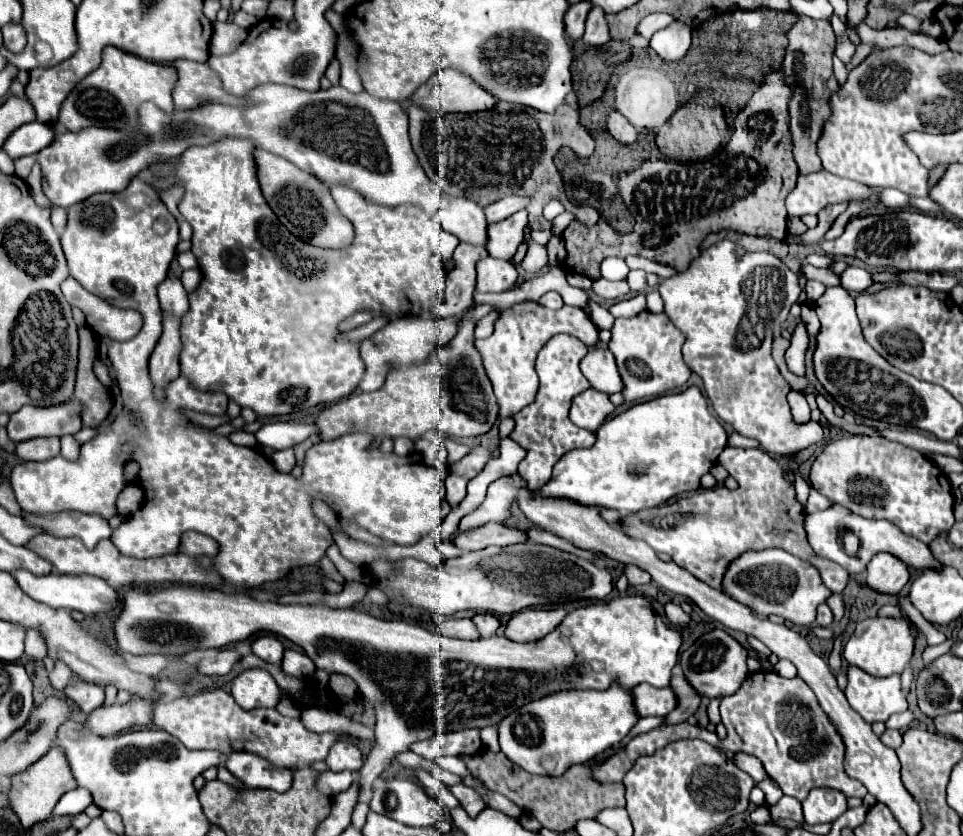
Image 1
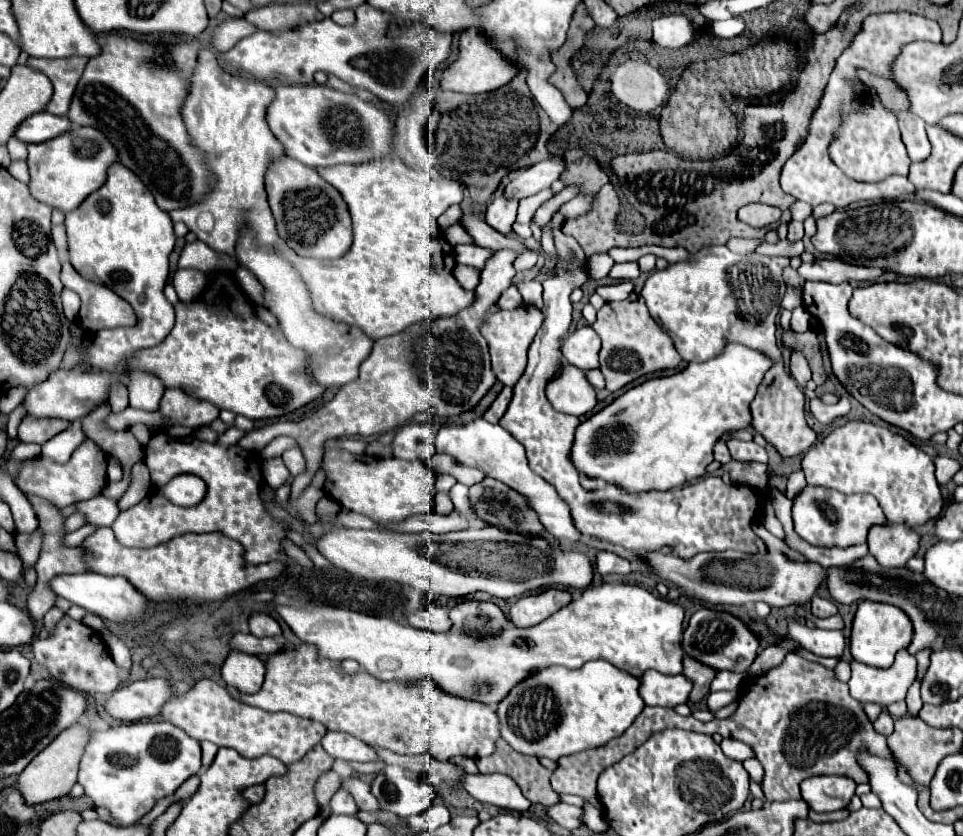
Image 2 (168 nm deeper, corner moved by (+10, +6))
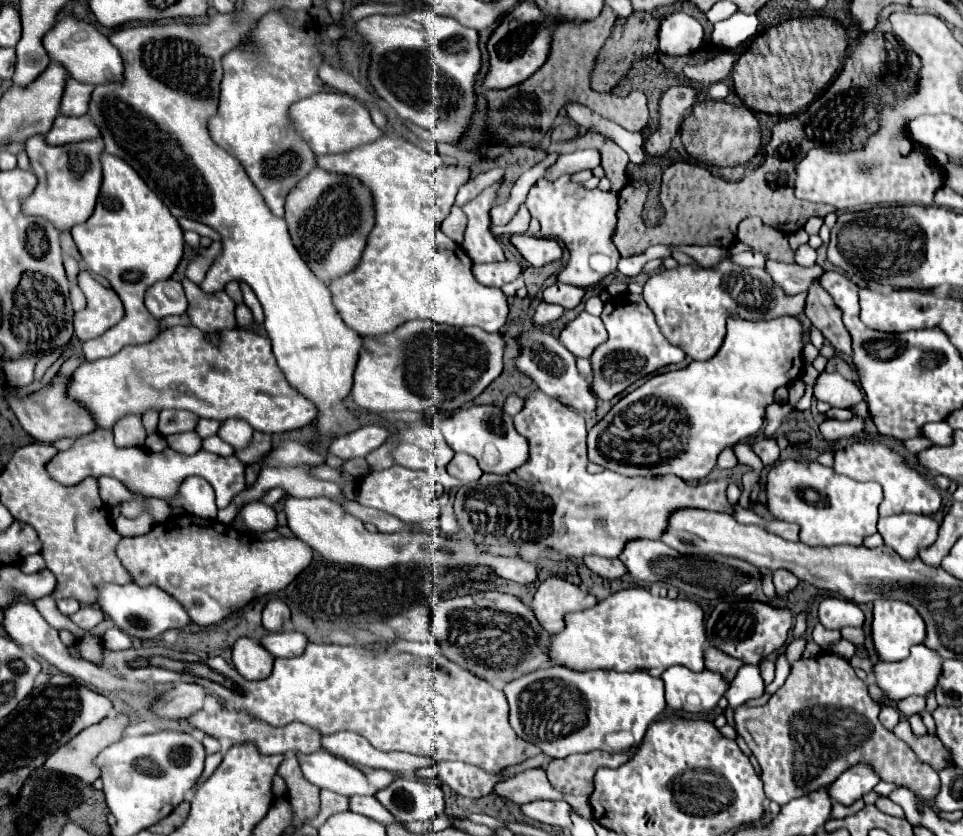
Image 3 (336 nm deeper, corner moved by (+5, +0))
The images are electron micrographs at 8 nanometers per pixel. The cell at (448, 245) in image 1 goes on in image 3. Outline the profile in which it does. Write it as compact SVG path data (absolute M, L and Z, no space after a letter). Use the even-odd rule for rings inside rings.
M498 166L498 168L492 168L492 170L484 172L484 174L478 174L476 178L470 178L470 180L460 188L460 192L458 192L458 196L456 196L456 204L464 206L468 200L476 198L486 186L494 184L500 176L502 176L502 168Z

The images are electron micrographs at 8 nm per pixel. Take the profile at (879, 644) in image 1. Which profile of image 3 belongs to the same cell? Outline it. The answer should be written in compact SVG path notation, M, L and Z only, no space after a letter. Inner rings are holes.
M880 598L874 602L872 638L882 660L904 660L914 644L924 642L926 624L908 602Z

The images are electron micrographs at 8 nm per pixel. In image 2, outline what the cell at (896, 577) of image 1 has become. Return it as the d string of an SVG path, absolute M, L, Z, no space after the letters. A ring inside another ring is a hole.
M873 526L867 536L869 556L883 568L903 568L919 548L919 536L907 526Z

